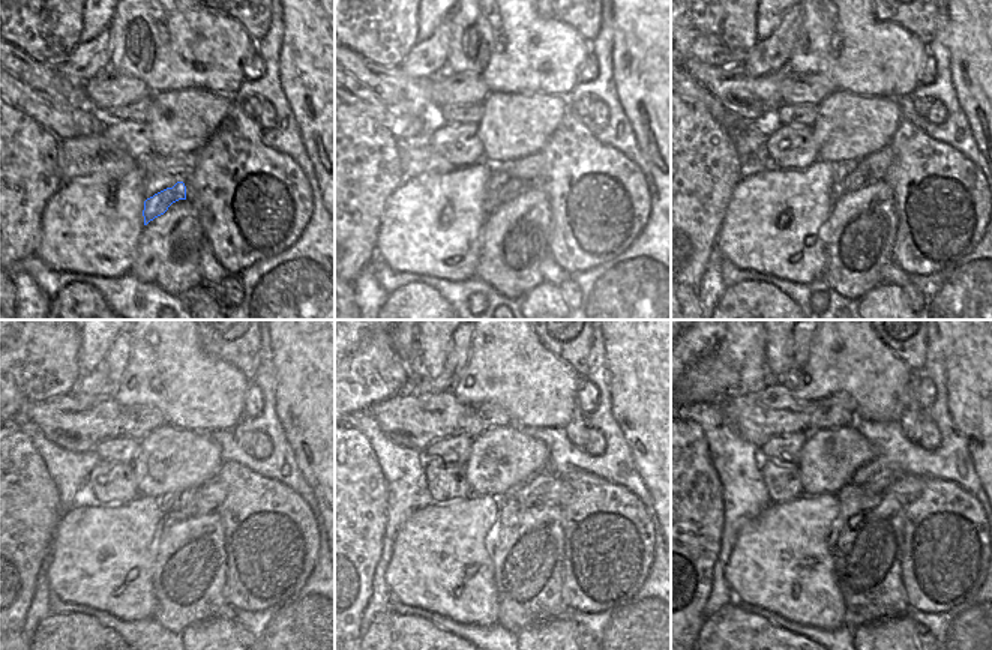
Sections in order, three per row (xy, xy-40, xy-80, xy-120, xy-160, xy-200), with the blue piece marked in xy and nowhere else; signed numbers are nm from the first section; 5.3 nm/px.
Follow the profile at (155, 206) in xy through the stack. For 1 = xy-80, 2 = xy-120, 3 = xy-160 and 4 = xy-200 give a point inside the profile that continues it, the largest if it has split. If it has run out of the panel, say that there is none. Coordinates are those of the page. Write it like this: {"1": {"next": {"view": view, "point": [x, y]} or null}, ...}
{"1": {"next": {"view": "xy-80", "point": [854, 180]}}, "2": {"next": {"view": "xy-120", "point": [185, 509]}}, "3": {"next": {"view": "xy-160", "point": [530, 493]}}, "4": {"next": {"view": "xy-200", "point": [881, 482]}}}

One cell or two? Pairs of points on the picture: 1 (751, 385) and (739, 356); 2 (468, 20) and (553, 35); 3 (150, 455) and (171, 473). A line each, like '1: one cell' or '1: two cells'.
1: one cell
2: one cell
3: one cell

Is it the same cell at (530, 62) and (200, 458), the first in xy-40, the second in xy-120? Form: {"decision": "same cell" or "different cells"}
{"decision": "different cells"}

